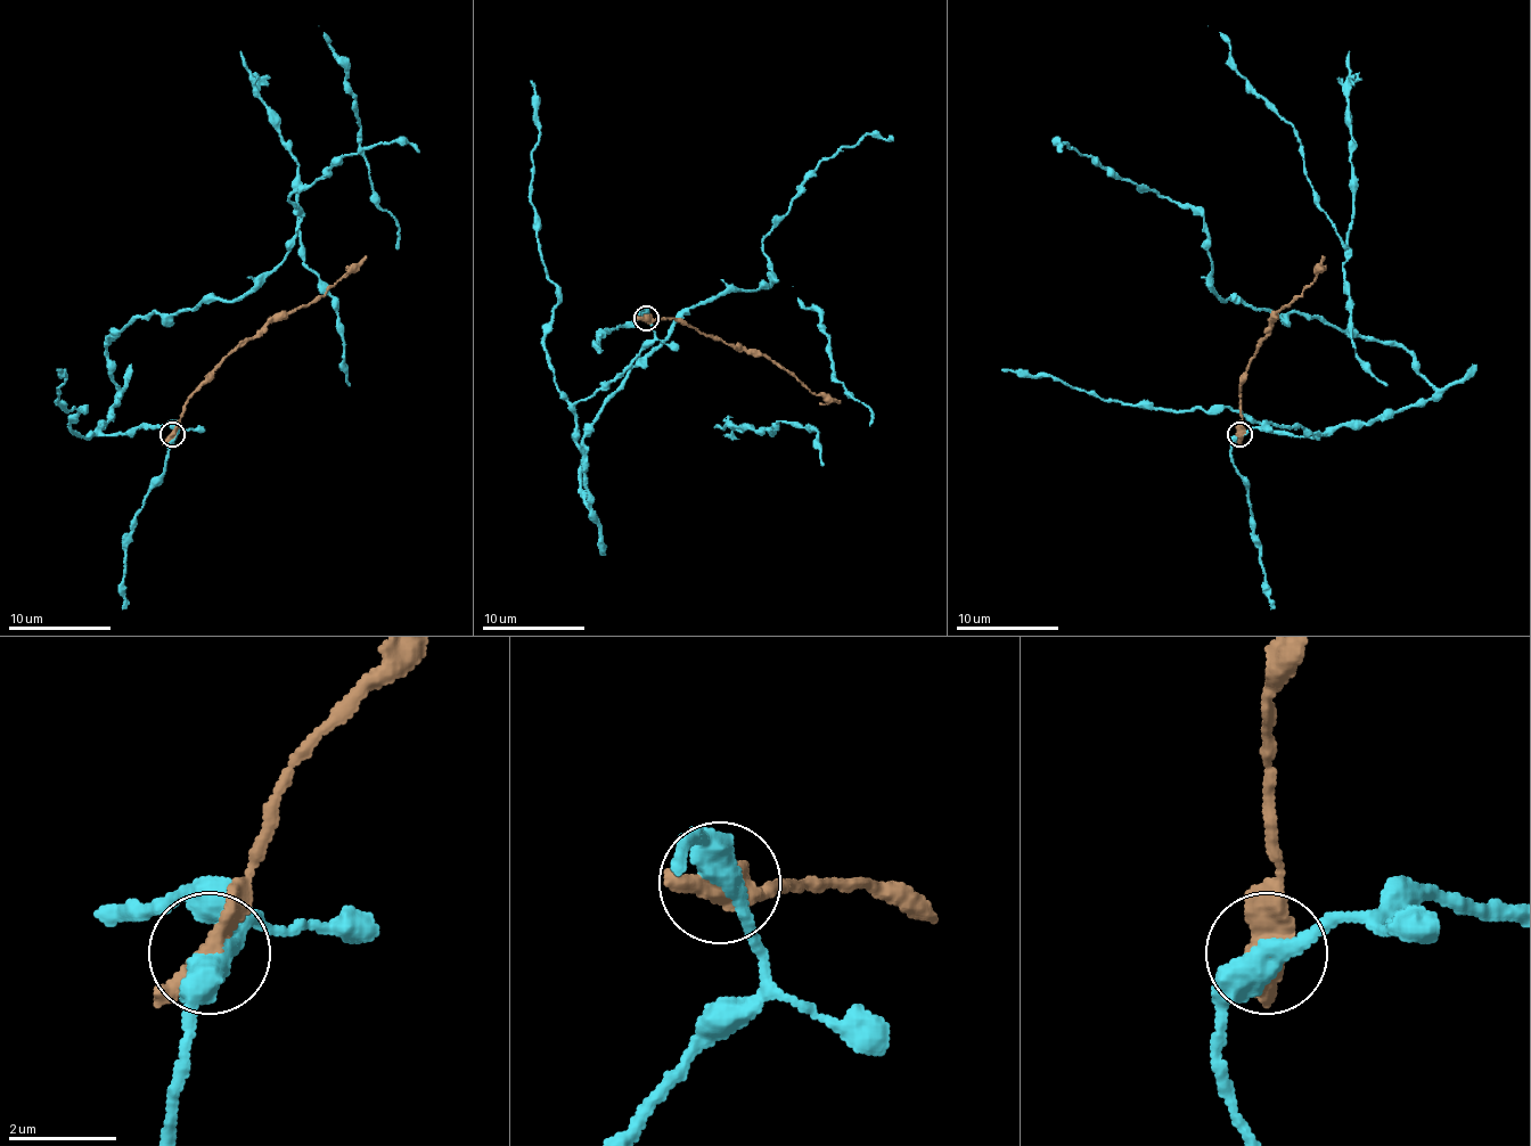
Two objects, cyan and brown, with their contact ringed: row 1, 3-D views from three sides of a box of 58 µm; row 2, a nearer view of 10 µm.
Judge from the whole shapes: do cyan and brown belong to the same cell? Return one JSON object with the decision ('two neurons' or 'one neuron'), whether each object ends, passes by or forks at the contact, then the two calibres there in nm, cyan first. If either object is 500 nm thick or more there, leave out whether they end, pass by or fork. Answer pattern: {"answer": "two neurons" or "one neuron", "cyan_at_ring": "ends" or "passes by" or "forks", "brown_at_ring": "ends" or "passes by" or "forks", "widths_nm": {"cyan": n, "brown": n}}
{"answer": "two neurons", "widths_nm": {"cyan": 440, "brown": 600}}

